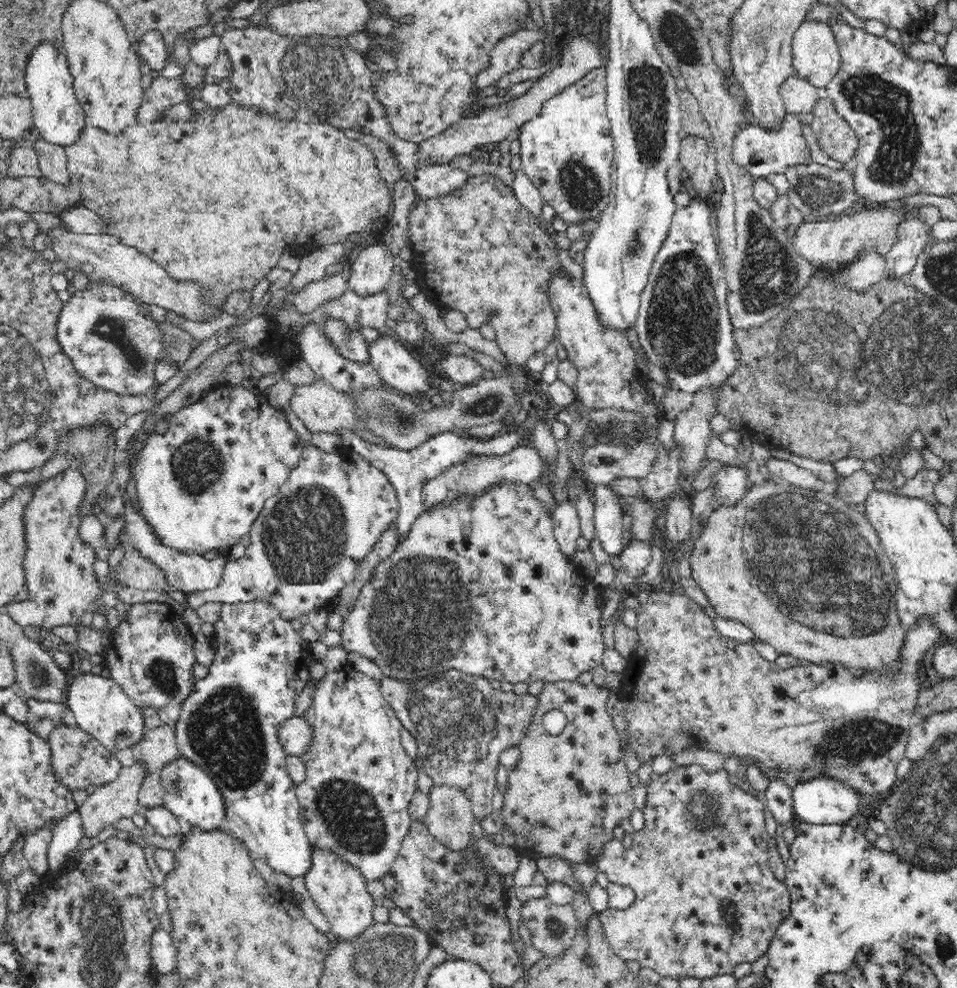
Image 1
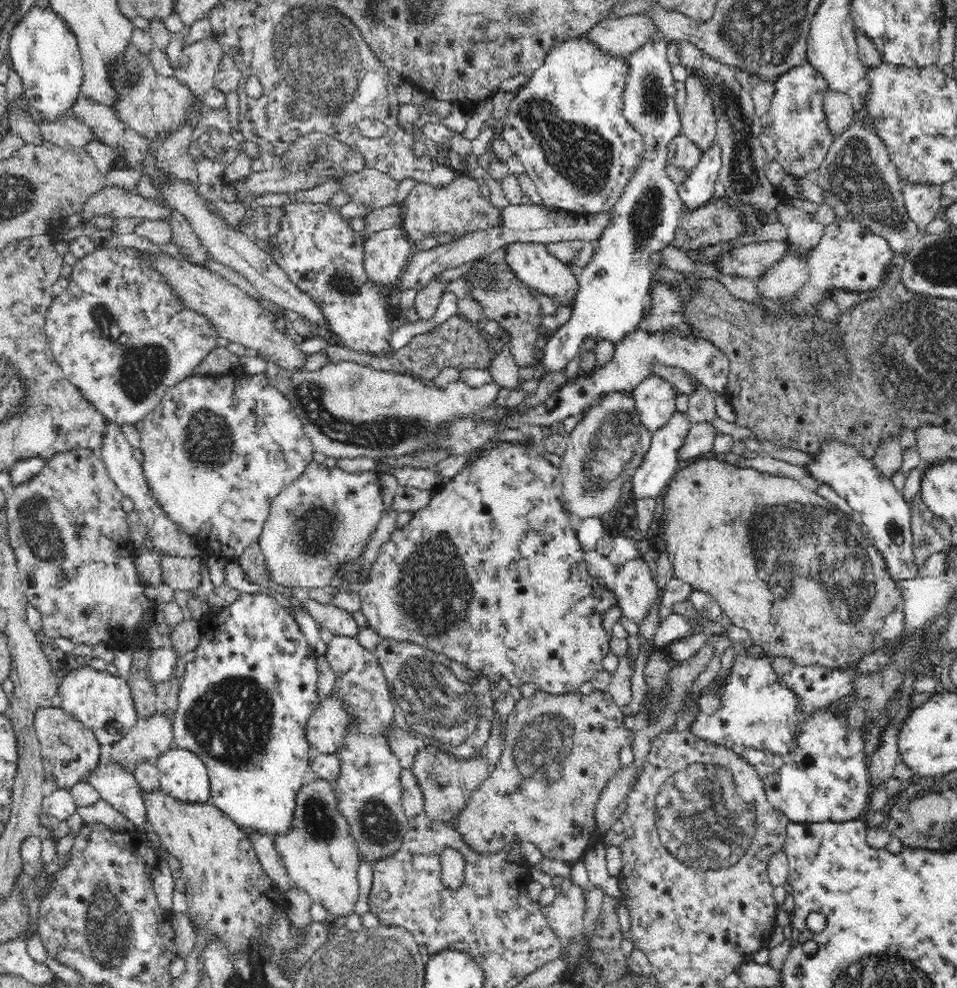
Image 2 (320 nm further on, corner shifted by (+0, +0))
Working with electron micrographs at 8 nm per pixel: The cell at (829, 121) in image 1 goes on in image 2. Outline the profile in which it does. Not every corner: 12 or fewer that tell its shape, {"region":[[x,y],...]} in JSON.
{"region":[[827,90],[828,131],[840,138],[852,128],[855,108],[846,93]]}

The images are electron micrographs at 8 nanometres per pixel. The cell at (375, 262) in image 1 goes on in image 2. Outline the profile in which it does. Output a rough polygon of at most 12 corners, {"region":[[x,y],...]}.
{"region":[[397,226],[362,245],[377,287],[398,281],[415,251]]}

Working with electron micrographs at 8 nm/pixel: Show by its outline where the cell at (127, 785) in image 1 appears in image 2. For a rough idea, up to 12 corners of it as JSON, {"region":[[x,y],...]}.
{"region":[[139,718],[104,761],[134,773],[171,750],[172,723]]}

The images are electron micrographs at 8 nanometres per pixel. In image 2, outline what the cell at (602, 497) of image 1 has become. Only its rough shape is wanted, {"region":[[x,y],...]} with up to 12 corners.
{"region":[[682,413],[649,437],[630,476],[636,501],[657,497],[677,471]]}

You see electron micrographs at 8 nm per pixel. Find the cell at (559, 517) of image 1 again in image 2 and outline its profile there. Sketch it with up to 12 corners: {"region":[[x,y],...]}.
{"region":[[608,393],[567,436],[558,468],[574,522],[600,519],[651,436]]}

